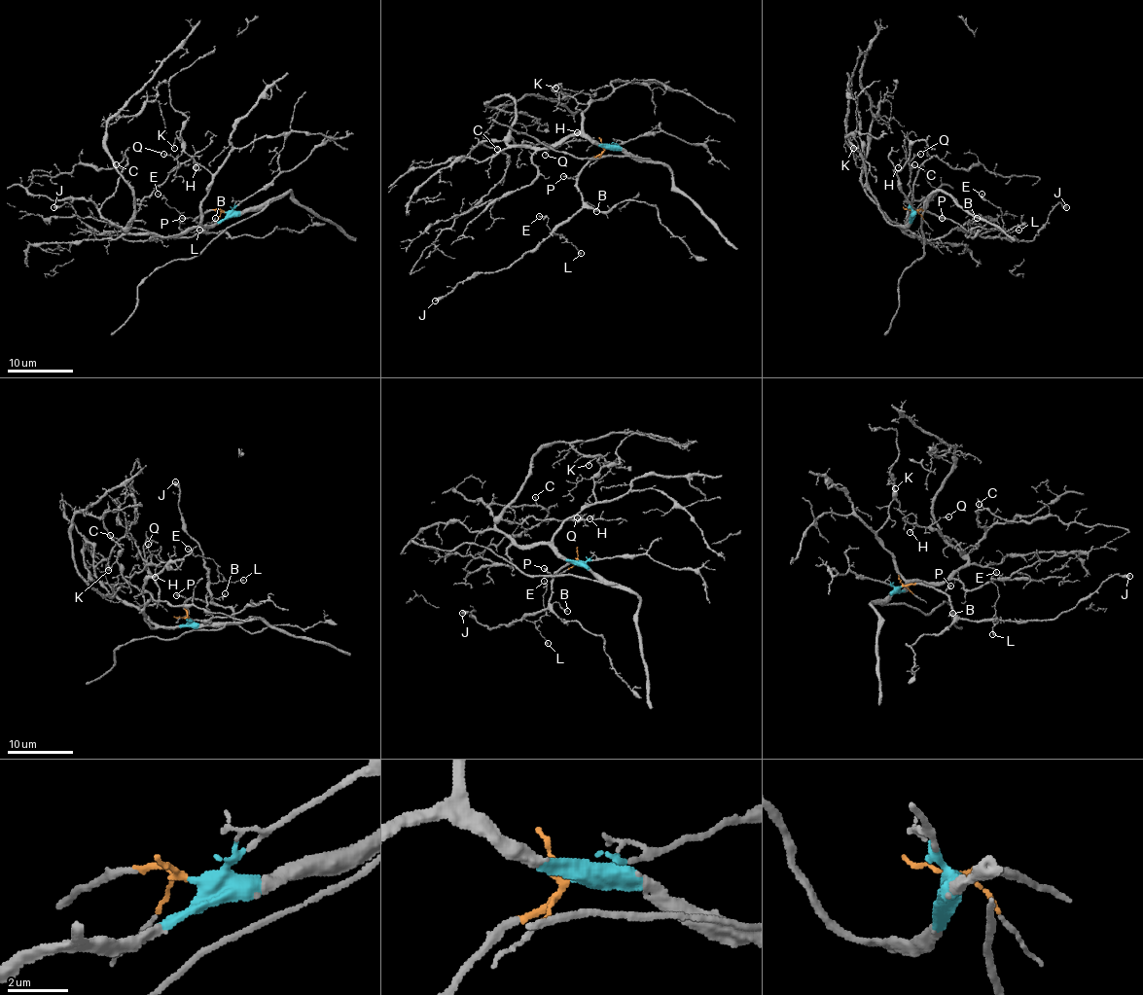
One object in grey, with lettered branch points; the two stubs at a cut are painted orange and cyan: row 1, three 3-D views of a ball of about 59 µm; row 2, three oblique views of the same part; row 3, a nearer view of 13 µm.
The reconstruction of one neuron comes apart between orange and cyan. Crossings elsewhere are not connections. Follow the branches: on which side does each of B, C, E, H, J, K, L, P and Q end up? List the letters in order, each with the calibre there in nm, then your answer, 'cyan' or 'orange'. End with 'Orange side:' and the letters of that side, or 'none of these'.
B: 140 nm thick; orange
C: 110 nm thick; cyan
E: 100 nm thick; orange
H: 120 nm thick; cyan
J: 400 nm thick; orange
K: 130 nm thick; cyan
L: 140 nm thick; orange
P: 160 nm thick; orange
Q: 120 nm thick; cyan
Orange side: B, E, J, L, P

